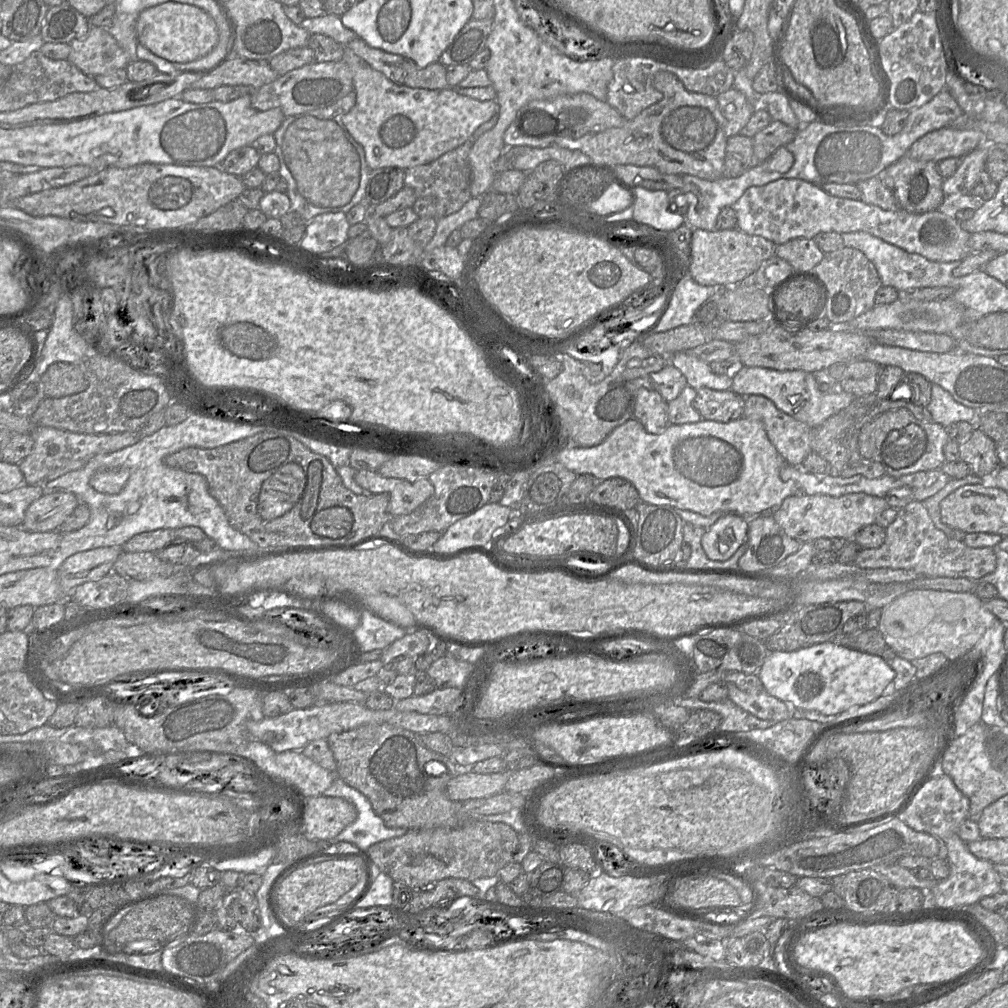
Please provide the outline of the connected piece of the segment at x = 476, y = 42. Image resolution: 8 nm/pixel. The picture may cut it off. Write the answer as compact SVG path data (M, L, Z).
M493 17L470 19L442 52L439 61L445 67L468 64L486 48L486 40L493 25Z

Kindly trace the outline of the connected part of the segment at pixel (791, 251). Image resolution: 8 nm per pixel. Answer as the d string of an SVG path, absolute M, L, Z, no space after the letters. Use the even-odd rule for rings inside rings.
M795 238L777 245L775 256L787 261L794 270L813 270L824 257L814 239Z

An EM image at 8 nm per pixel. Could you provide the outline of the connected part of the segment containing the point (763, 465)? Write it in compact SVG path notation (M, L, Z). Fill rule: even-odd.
M631 417L614 428L598 445L557 448L552 454L552 462L558 462L578 475L590 474L597 480L623 478L636 488L645 503L671 506L702 516L716 512L739 516L767 514L777 509L784 499L798 493L793 482L784 482L780 478L781 468L786 463L769 441L762 423L744 417L729 423L702 419L693 424L669 425L658 434L648 433L639 420Z

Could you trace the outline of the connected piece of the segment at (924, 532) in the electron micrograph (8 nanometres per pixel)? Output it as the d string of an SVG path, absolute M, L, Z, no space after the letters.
M911 502L898 510L897 518L885 528L884 543L878 548L863 548L854 561L860 568L908 569L927 577L970 578L979 580L994 572L997 566L994 549L972 548L948 537L933 523L922 502Z

